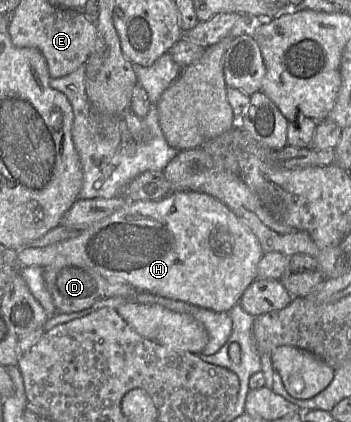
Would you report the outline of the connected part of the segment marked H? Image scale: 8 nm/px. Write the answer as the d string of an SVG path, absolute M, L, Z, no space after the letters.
M194 191L171 192L168 196L159 200L129 201L123 208L118 209L105 218L93 223L91 226L81 231L76 237L45 247L25 247L17 251L19 267L20 265L41 268L45 268L51 264L77 265L97 272L111 283L127 284L140 292L148 292L212 311L224 312L228 312L233 306L238 304L244 291L257 279L258 264L263 255L264 251L262 250L257 237L228 206L212 196Z

